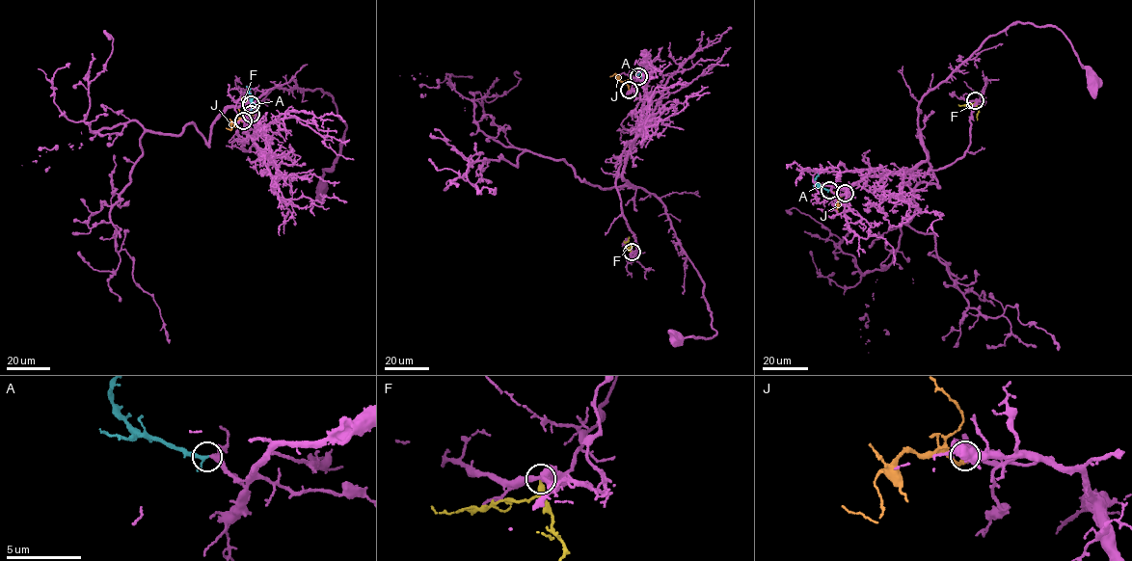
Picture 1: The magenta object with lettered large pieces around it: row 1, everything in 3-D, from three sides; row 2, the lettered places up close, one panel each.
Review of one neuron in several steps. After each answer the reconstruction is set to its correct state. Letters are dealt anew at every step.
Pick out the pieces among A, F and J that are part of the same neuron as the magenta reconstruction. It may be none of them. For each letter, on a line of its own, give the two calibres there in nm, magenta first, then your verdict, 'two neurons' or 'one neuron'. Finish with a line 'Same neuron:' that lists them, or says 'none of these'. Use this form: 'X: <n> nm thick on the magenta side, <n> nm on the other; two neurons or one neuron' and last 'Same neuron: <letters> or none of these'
A: 280 nm thick on the magenta side, 200 nm on the other; one neuron
F: 360 nm thick on the magenta side, 320 nm on the other; two neurons
J: 360 nm thick on the magenta side, 240 nm on the other; two neurons
Same neuron: A

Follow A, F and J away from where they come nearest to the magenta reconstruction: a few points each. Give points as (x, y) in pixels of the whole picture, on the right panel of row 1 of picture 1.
A: (829, 190), (817, 184), (815, 177), (821, 169)
F: (975, 100), (977, 120)
J: (845, 193), (838, 198), (839, 213)

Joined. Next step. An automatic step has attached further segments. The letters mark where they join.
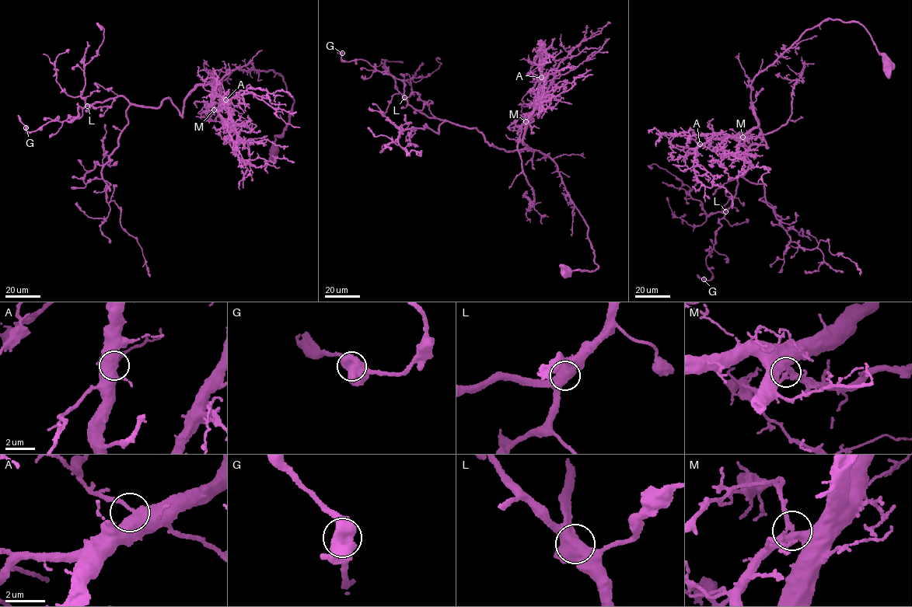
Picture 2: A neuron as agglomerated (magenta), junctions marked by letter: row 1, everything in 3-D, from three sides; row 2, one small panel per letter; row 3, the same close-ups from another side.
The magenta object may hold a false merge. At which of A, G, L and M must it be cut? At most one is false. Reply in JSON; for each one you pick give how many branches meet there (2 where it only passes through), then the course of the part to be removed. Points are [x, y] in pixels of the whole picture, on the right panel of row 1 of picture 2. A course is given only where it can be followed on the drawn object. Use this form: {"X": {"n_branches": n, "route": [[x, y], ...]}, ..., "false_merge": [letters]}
{"false_merge": []}

